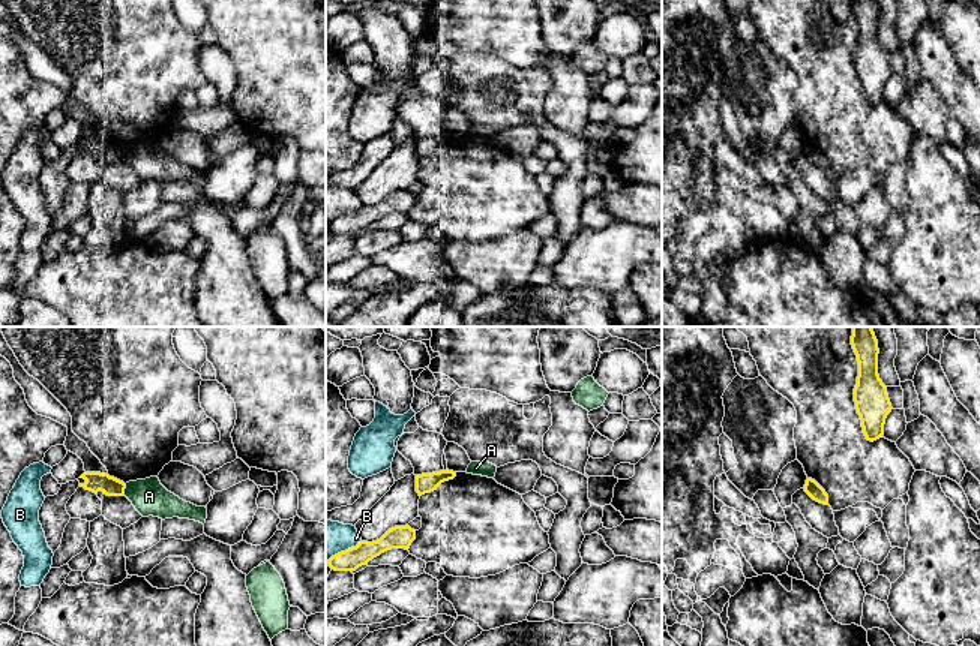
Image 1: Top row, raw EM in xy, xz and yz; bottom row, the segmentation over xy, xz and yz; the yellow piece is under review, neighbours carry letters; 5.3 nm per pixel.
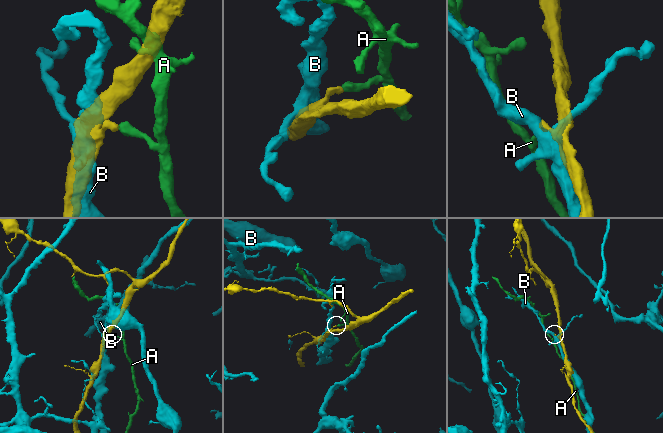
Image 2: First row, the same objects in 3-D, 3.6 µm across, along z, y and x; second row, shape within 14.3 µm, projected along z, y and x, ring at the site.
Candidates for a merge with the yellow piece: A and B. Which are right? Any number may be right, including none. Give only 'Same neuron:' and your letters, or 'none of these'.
Same neuron: none of these

